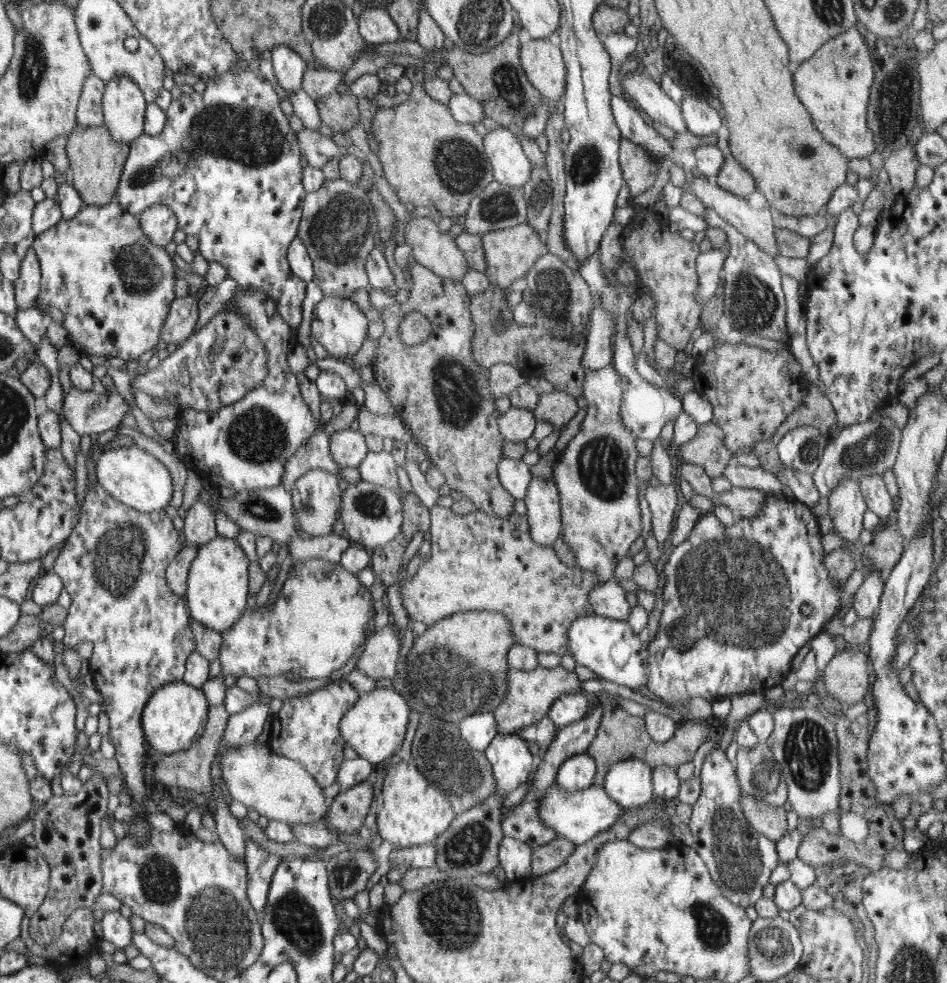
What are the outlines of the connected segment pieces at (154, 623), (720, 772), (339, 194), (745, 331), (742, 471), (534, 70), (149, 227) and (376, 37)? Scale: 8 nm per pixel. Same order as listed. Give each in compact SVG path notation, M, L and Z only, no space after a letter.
M101 485L88 490L86 500L81 504L81 518L73 534L65 541L57 553L52 570L65 582L70 594L71 605L63 627L66 647L75 647L80 642L92 642L92 656L89 659L89 672L92 675L94 689L97 689L104 703L103 711L108 715L111 727L107 739L111 744L111 753L118 760L120 772L128 785L133 799L133 807L139 816L131 822L129 834L137 837L141 844L149 843L151 826L146 822L146 810L141 811L146 802L146 750L145 729L142 726L142 713L148 698L167 682L180 681L185 674L185 666L196 648L194 636L190 630L190 616L182 597L172 598L173 589L168 585L168 568L176 554L180 553L178 530L174 530L172 520L160 509L154 512L142 512L113 498L109 491L104 492Z
M714 748L706 756L700 770L702 788L698 801L693 805L688 828L694 837L694 850L709 867L712 880L738 906L755 906L762 896L762 888L768 884L770 872L778 864L778 854L772 839L758 832L745 818L740 806L740 786L734 774L734 766L720 748Z
M324 181L318 190L305 197L297 236L312 259L315 271L313 282L322 289L324 297L351 300L358 290L366 289L369 284L367 262L372 250L381 246L378 218L382 218L382 214L378 214L374 194L370 194L366 186L358 186L358 181Z
M711 208L706 209L705 218L709 227L721 228L728 236L730 254L723 265L725 271L724 315L732 329L742 335L756 335L765 340L785 340L787 338L786 300L782 292L780 270L774 258L768 256L757 243L746 238L733 225L720 218Z
M733 462L723 470L723 476L731 482L733 487L758 489L781 495L783 484L774 474L760 466L751 468Z
M550 38L521 44L520 58L529 81L538 85L543 98L557 101L564 97L568 68L565 56Z
M150 205L138 219L149 241L156 246L166 246L172 242L172 236L176 236L177 229L180 228L177 215L166 205Z
M368 8L360 15L362 38L367 43L381 44L400 40L400 31L389 12L380 8Z

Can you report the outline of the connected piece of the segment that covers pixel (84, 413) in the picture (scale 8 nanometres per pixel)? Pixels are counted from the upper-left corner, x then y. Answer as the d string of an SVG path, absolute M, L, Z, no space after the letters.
M72 388L68 393L63 392L61 409L67 423L79 434L90 435L100 434L104 431L110 431L121 424L122 417L125 412L130 411L130 406L124 400L125 397L120 396L116 392L108 394L102 393L101 390L82 392L76 388Z

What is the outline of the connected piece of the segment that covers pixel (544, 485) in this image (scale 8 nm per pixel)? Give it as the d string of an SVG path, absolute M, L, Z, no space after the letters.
M534 477L527 488L524 502L534 543L553 545L563 529L560 491L556 483L553 479Z

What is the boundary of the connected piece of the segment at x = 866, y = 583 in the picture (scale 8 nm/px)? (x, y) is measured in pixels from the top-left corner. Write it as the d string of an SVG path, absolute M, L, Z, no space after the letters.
M875 568L868 577L864 578L852 603L852 608L855 608L859 619L871 618L877 612L886 578L884 572Z

